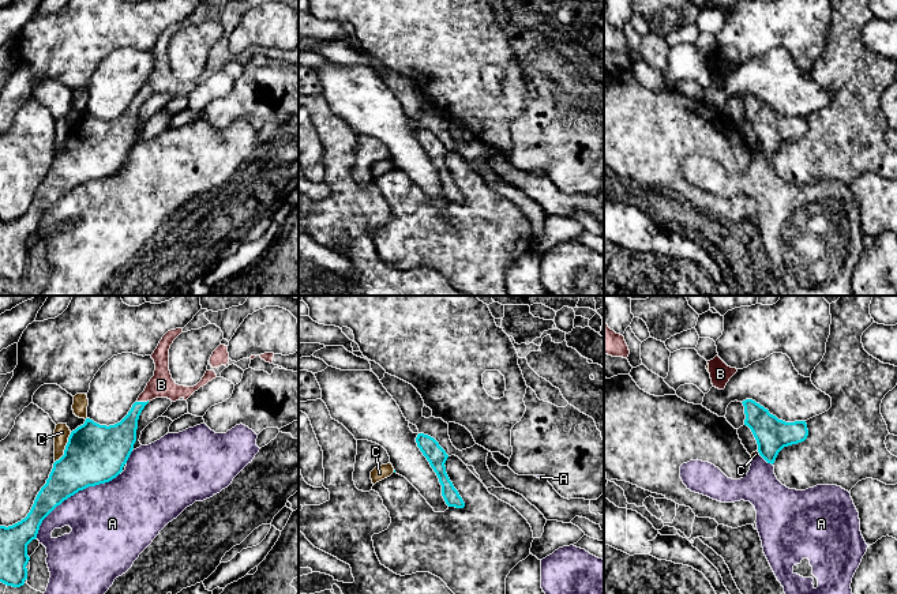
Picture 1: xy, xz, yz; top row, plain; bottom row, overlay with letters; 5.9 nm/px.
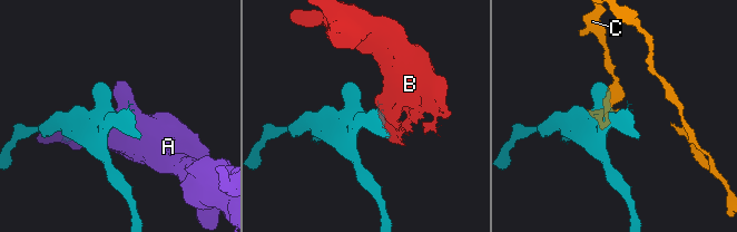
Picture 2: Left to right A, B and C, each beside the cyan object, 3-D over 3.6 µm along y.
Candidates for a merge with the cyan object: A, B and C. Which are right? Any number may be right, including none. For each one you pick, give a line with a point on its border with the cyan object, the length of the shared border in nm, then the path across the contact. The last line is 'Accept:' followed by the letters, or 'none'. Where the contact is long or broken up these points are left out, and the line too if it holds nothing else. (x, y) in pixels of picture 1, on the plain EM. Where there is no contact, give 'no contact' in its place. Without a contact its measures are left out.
B: xy (143, 97) | 70 nm
Accept: B

